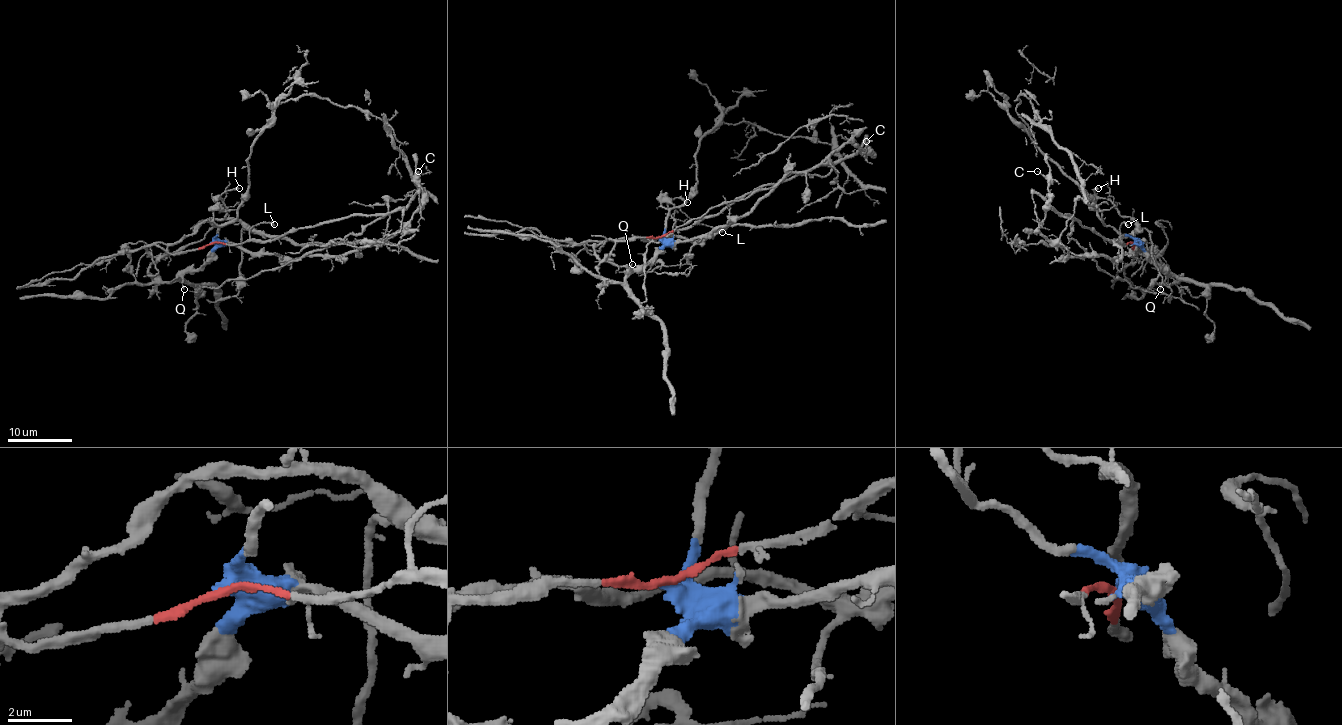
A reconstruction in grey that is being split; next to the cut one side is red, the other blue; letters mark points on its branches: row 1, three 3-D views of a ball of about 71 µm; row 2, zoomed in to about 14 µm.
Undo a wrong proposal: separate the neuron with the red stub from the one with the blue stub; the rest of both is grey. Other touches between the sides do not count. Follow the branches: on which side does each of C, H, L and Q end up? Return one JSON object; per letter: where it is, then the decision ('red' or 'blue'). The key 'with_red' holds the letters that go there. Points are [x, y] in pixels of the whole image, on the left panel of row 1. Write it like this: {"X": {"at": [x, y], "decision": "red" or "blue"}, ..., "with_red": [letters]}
{"C": {"at": [418, 171], "decision": "blue"}, "H": {"at": [239, 188], "decision": "blue"}, "L": {"at": [274, 224], "decision": "red"}, "Q": {"at": [184, 289], "decision": "blue"}, "with_red": ["L"]}

